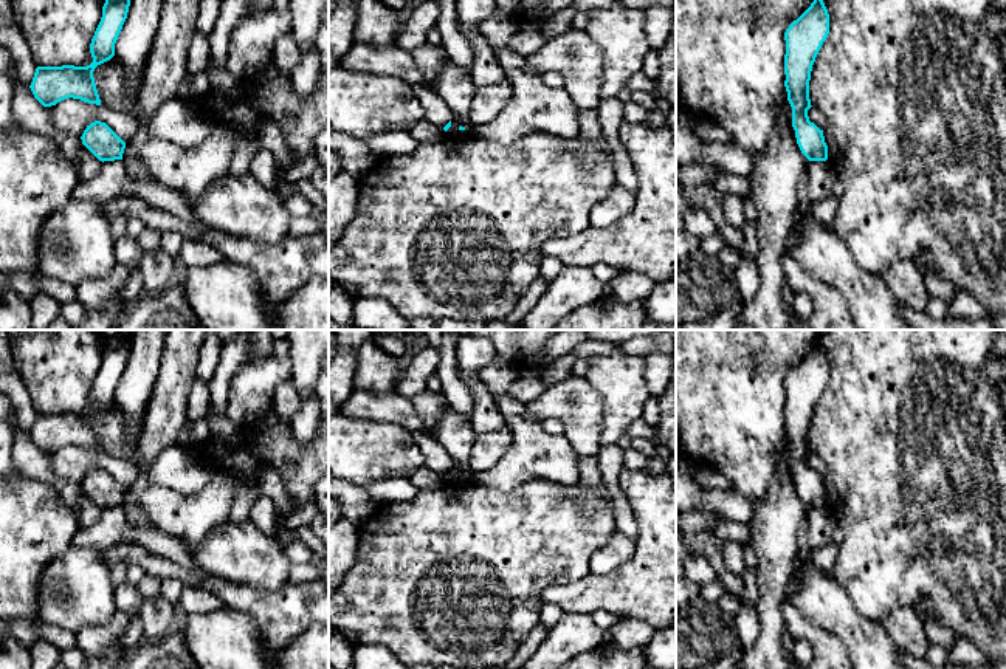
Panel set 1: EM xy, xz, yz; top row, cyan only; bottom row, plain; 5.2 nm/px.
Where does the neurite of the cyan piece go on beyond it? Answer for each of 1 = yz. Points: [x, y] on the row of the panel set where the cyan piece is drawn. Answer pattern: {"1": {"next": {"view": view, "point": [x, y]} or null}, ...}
{"1": {"next": null}}

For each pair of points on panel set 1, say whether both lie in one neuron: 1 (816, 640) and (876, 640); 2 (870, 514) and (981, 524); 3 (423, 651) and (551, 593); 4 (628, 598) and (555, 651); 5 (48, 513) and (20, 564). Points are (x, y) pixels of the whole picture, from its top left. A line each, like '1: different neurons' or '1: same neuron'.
1: different neurons
2: same neuron
3: different neurons
4: different neurons
5: same neuron

